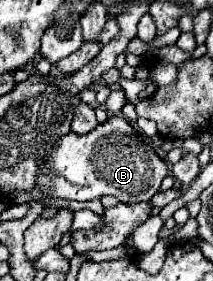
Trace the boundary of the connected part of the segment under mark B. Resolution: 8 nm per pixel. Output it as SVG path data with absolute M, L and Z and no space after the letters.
M111 116L89 134L65 134L57 148L47 156L37 186L55 198L95 200L103 194L115 196L125 204L147 202L159 192L163 178L169 174L169 164L157 156L153 146L121 116Z

